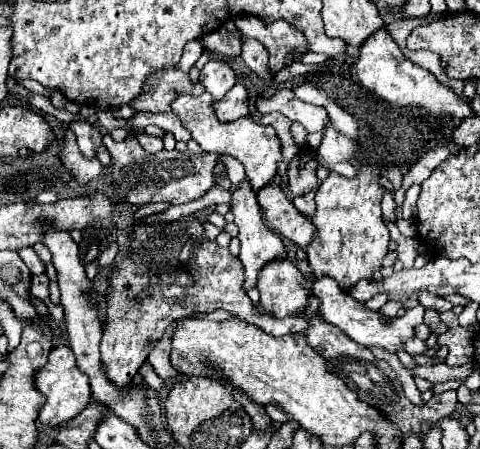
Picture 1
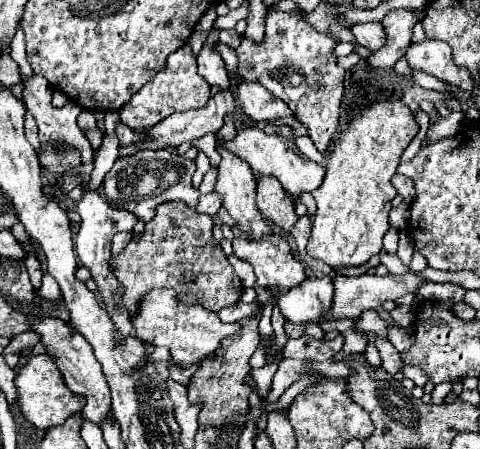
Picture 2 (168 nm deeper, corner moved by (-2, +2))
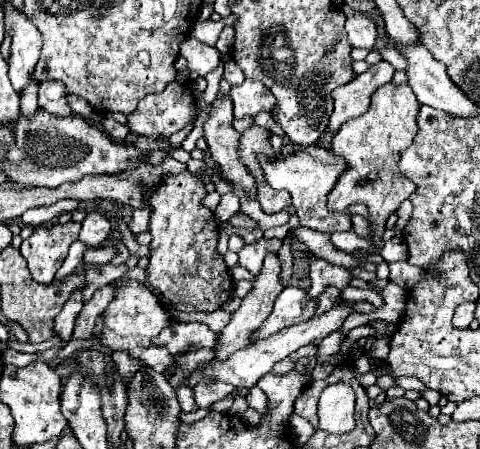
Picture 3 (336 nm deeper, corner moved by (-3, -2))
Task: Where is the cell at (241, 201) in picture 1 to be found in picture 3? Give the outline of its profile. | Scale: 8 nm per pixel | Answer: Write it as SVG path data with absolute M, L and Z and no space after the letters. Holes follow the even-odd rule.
M218 92L210 106L210 114L204 122L204 140L214 162L222 168L228 180L238 184L246 196L256 196L256 180L248 168L238 160L238 132L232 128L232 98L230 94Z

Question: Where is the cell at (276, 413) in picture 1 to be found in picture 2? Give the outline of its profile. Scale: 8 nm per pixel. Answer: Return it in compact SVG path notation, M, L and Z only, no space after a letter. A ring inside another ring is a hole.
M265 364L263 367L254 369L251 372L256 383L257 393L261 397L266 397L271 387L272 379L278 369L277 364Z

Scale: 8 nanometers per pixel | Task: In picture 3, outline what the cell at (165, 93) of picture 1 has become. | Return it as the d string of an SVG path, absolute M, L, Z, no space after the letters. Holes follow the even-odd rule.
M176 80L166 86L164 92L152 94L140 100L138 108L128 116L128 128L136 136L146 136L146 138L160 138L160 136L172 136L174 132L182 130L190 118L194 118L196 112L196 100L192 94L190 84L178 84Z

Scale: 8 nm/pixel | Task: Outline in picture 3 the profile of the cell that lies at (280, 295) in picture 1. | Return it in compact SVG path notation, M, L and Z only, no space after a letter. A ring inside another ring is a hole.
M260 238L258 242L254 244L246 244L238 256L240 256L240 266L244 266L246 270L250 270L254 276L258 276L258 272L262 270L262 260L268 252L278 252L278 248L282 246L282 240L278 238L272 238L272 240L266 240L266 238Z

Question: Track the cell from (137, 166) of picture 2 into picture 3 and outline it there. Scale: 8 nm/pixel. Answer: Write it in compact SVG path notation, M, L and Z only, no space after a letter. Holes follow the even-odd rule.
M142 208L142 210L132 210L132 220L128 224L128 228L132 230L132 234L140 234L148 230L148 222L150 222L150 208Z

